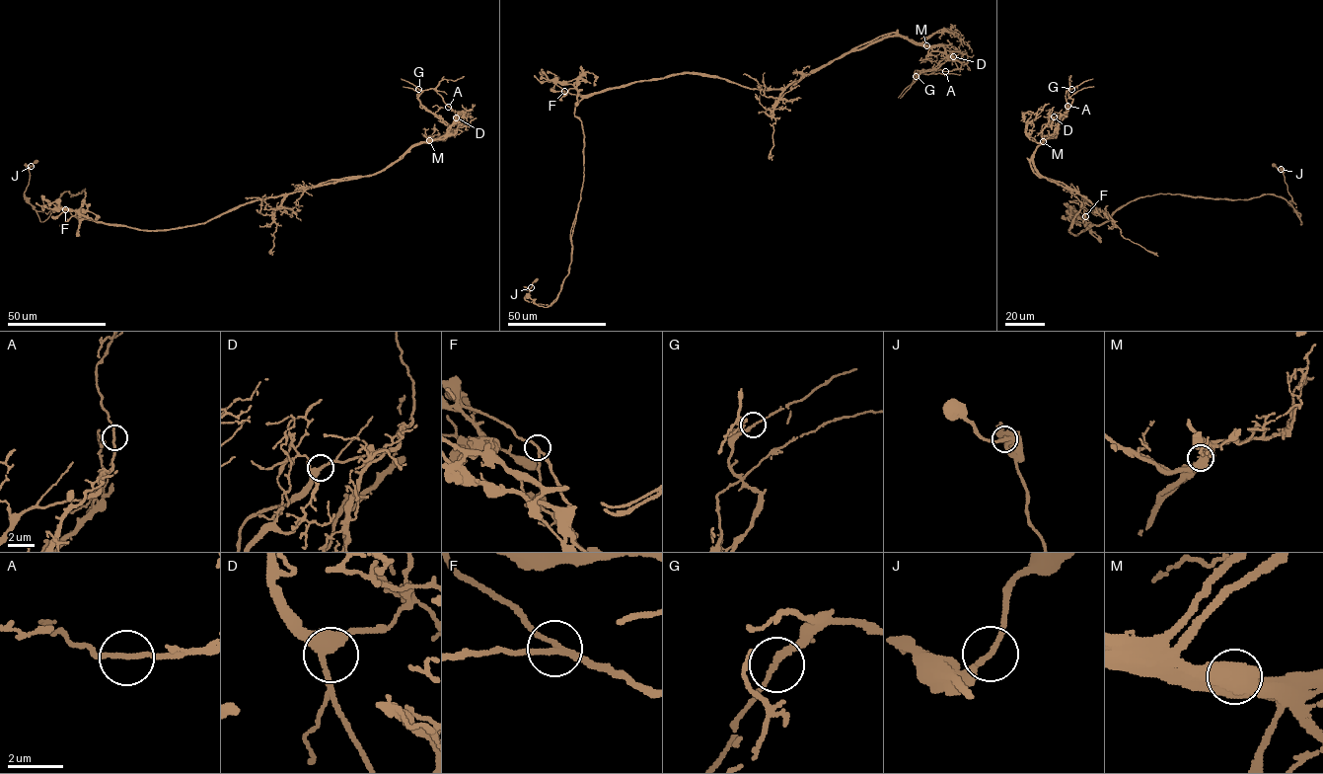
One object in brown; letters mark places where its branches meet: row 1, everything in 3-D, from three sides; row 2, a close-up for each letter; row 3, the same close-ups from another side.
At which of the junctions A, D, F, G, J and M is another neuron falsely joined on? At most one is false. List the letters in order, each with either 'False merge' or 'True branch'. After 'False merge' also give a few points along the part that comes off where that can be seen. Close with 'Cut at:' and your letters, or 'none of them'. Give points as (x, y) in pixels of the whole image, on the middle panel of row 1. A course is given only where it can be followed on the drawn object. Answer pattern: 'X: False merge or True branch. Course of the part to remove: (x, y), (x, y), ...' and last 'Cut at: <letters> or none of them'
A: True branch
D: True branch
F: True branch
G: True branch
J: True branch
M: False merge. Course of the part to remove: (926, 45), (890, 33), (782, 89), (692, 72), (584, 97), (571, 263), (547, 307), (525, 299), (538, 278)
Cut at: M

